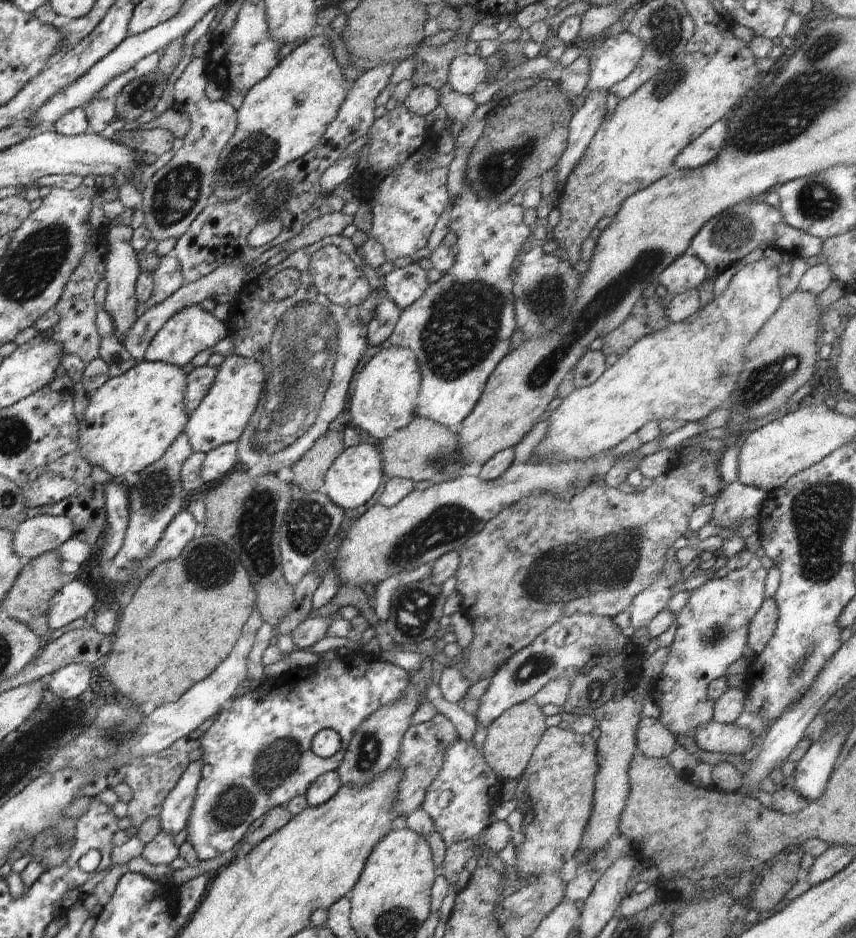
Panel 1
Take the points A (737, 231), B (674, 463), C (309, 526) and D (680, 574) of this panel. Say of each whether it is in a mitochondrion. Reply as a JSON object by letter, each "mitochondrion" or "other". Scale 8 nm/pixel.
{"A":"mitochondrion","B":"other","C":"mitochondrion","D":"other"}

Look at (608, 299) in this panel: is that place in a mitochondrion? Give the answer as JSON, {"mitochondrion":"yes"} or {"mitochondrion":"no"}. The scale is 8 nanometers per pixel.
{"mitochondrion":"yes"}

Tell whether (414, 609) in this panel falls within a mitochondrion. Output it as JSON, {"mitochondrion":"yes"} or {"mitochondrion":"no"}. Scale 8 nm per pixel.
{"mitochondrion":"yes"}

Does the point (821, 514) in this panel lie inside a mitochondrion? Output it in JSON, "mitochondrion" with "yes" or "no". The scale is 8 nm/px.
{"mitochondrion":"yes"}

